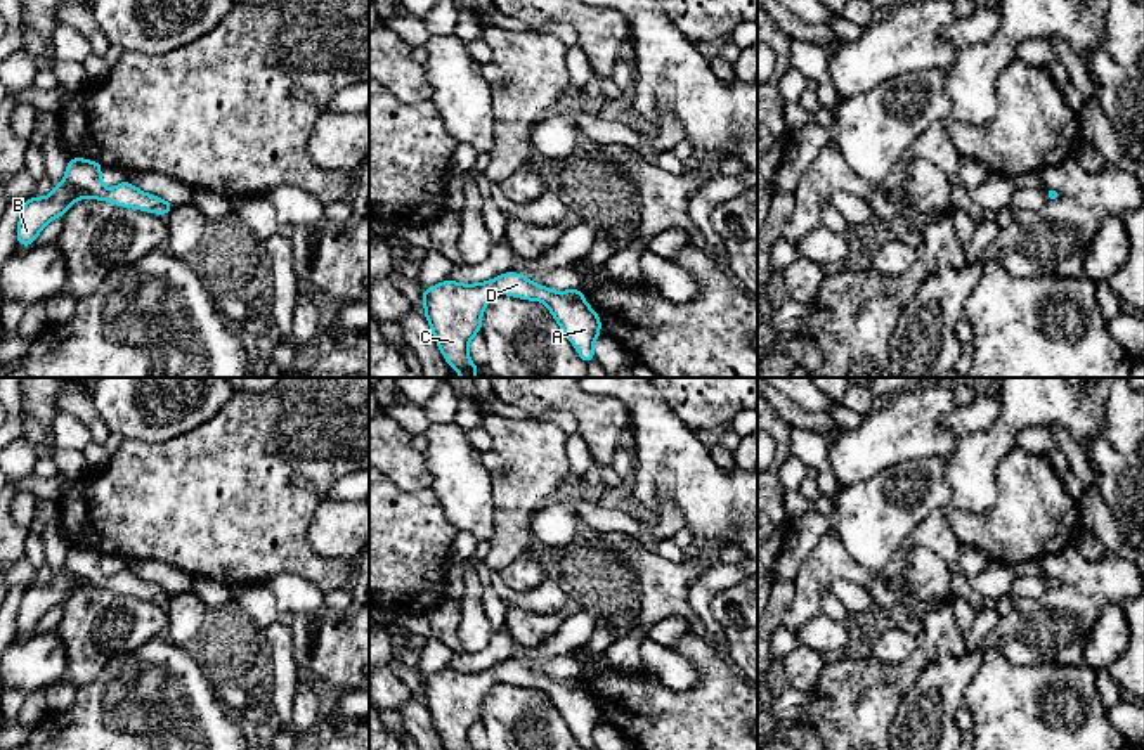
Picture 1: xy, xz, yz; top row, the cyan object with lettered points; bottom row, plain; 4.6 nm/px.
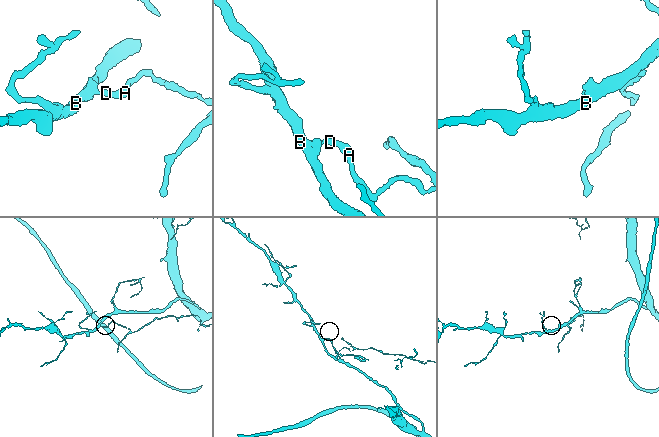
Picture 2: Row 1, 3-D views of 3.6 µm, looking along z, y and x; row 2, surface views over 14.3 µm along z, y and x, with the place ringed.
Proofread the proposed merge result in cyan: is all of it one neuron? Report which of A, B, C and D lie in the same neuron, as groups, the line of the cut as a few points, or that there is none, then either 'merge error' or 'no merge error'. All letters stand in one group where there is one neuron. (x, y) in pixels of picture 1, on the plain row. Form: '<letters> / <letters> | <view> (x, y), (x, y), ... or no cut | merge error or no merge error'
A B C D | no cut | no merge error

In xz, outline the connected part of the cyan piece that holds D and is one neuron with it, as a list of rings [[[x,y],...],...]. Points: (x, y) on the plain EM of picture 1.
[[[513,658],[477,672],[444,669],[425,676],[425,705],[445,750],[471,750],[470,727],[482,719],[482,702],[496,681],[543,689],[584,750],[595,748],[593,731],[600,722],[598,702],[581,677],[551,679]]]

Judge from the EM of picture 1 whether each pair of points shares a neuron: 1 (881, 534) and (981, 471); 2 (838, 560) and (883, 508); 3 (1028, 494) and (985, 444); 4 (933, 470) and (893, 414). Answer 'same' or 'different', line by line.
1: different
2: different
3: different
4: different

